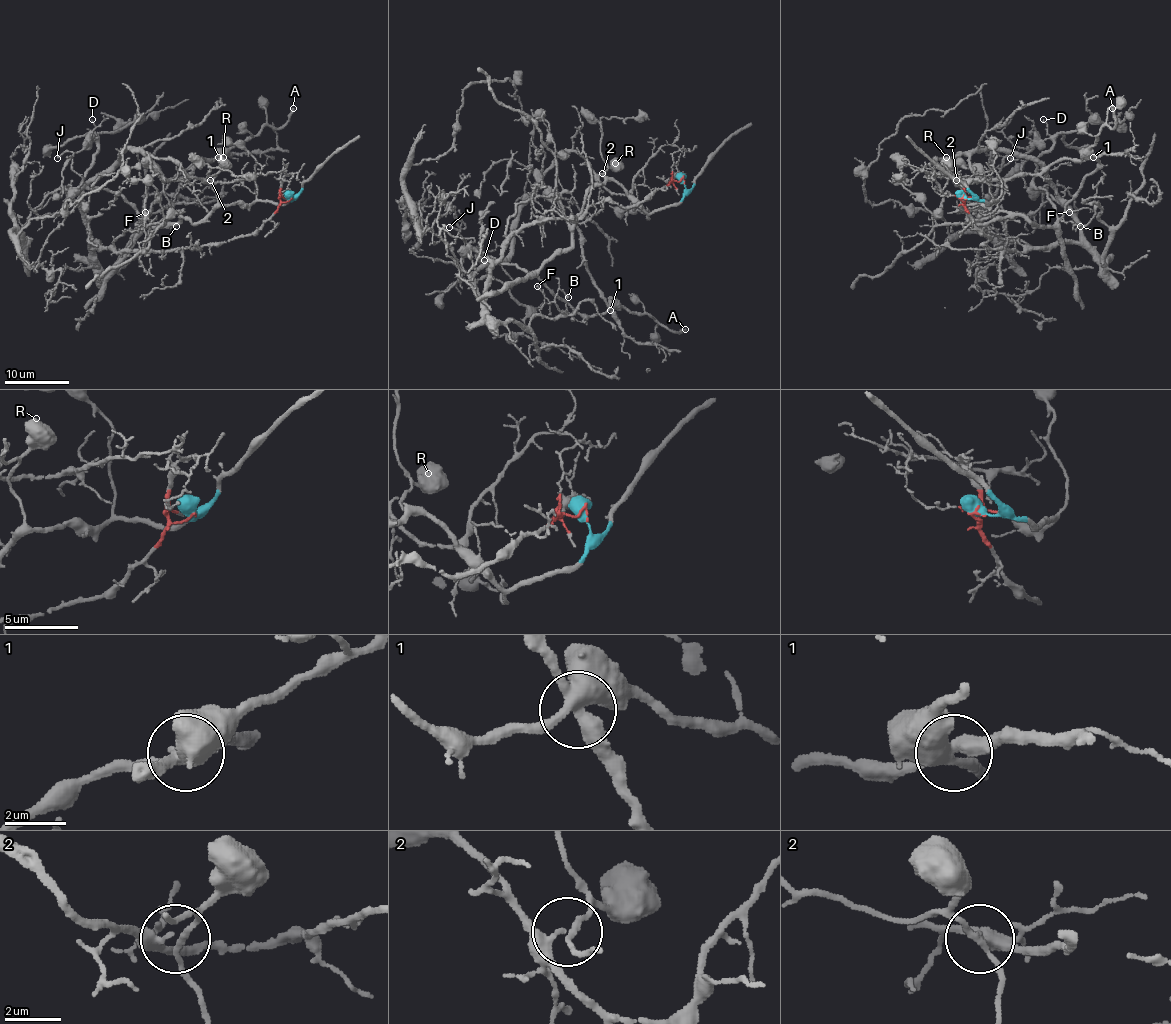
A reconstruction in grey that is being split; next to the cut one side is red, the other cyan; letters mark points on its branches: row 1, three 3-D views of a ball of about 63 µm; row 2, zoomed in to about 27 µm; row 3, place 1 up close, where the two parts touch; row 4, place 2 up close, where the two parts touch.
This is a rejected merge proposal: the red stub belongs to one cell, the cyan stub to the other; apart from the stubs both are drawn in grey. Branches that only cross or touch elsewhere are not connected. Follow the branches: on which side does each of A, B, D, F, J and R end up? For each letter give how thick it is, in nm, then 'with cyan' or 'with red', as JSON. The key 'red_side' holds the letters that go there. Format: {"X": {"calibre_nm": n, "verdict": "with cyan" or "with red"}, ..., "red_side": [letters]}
{"A": {"calibre_nm": 320, "verdict": "with cyan"}, "B": {"calibre_nm": 160, "verdict": "with red"}, "D": {"calibre_nm": 140, "verdict": "with cyan"}, "F": {"calibre_nm": 150, "verdict": "with red"}, "J": {"calibre_nm": 160, "verdict": "with cyan"}, "R": {"calibre_nm": 800, "verdict": "with cyan"}, "red_side": ["B", "F"]}

